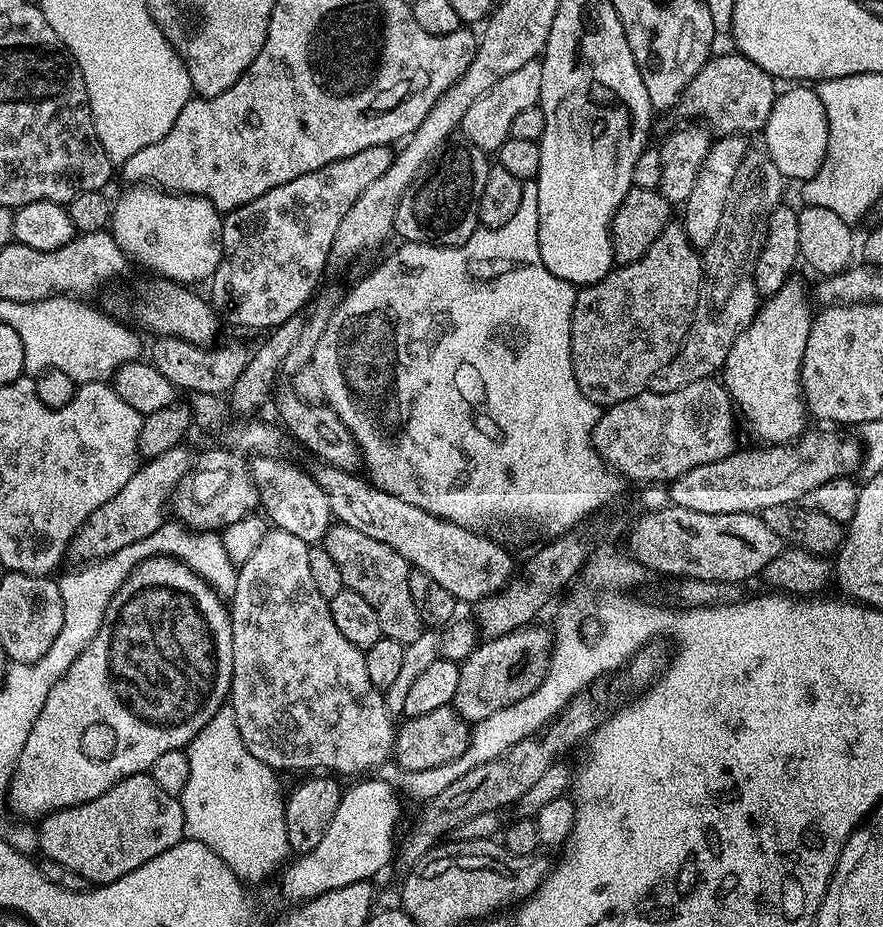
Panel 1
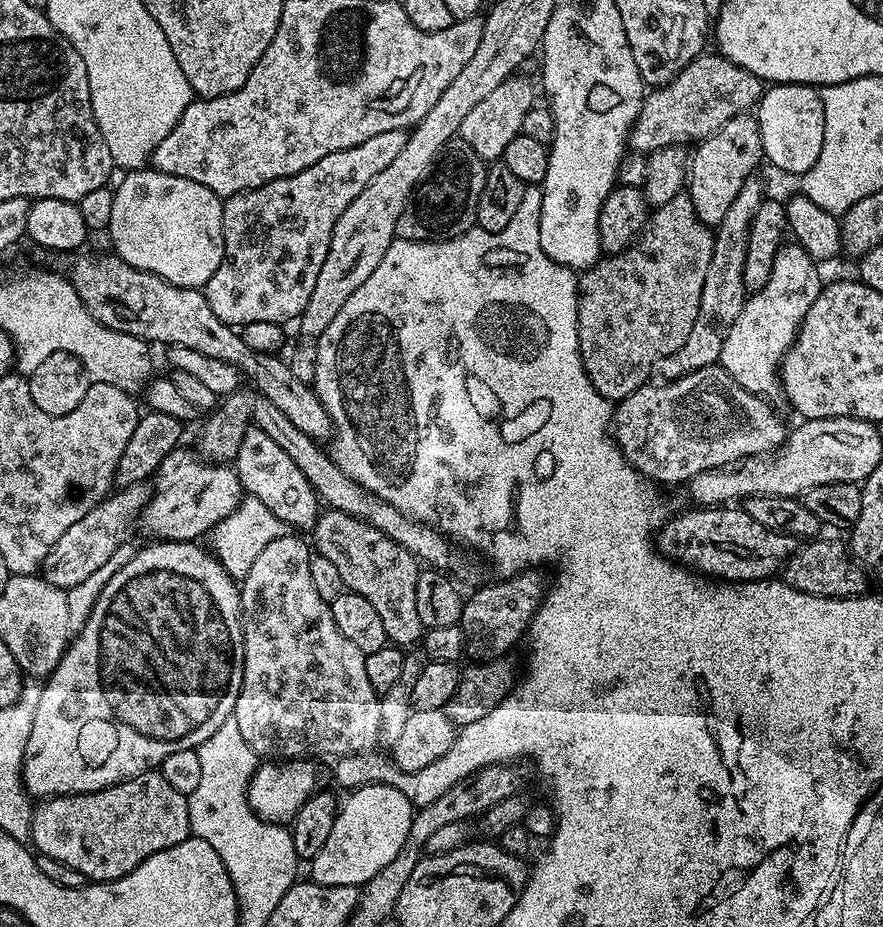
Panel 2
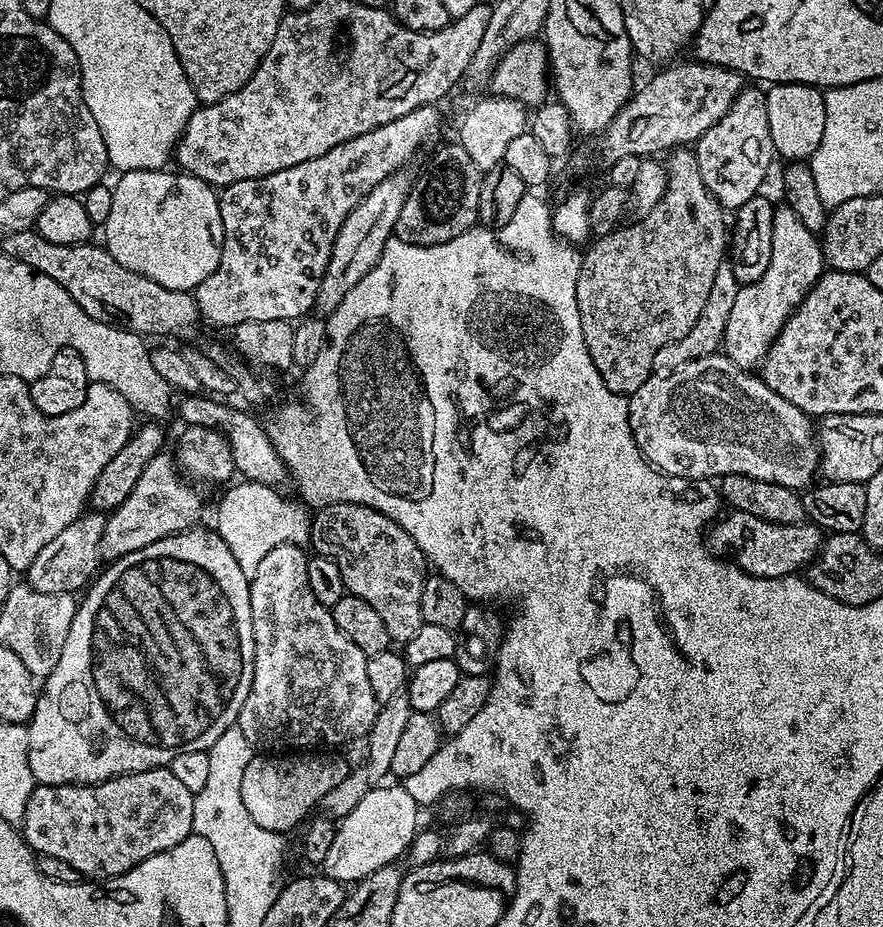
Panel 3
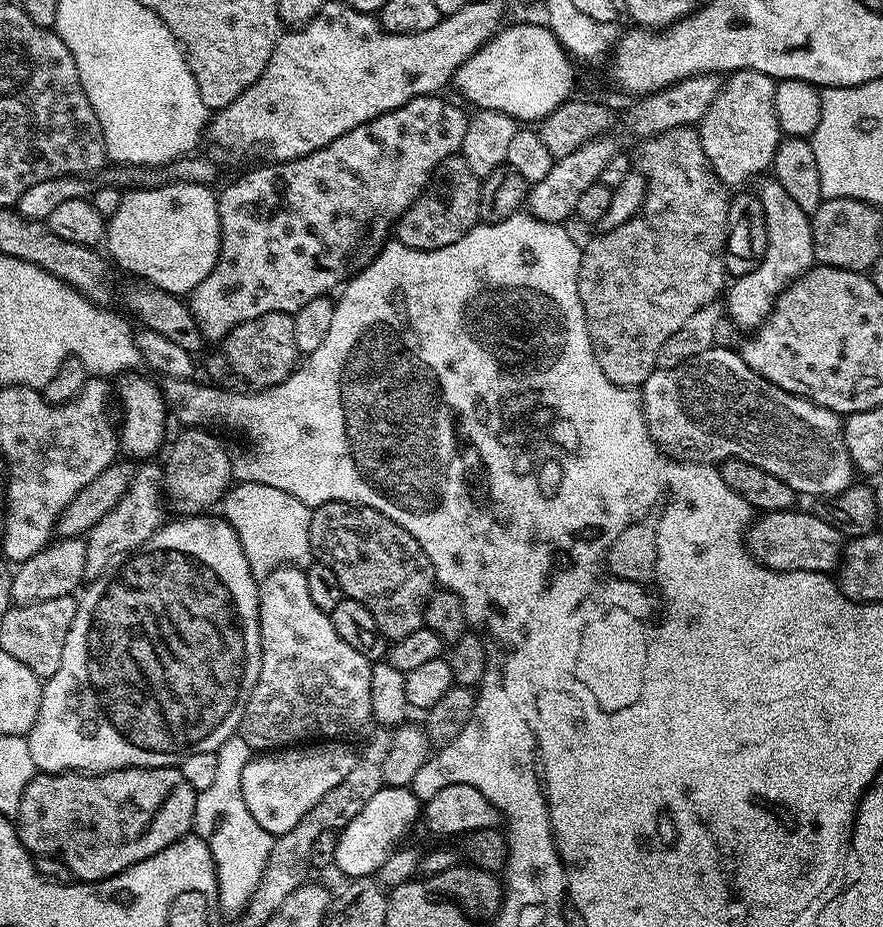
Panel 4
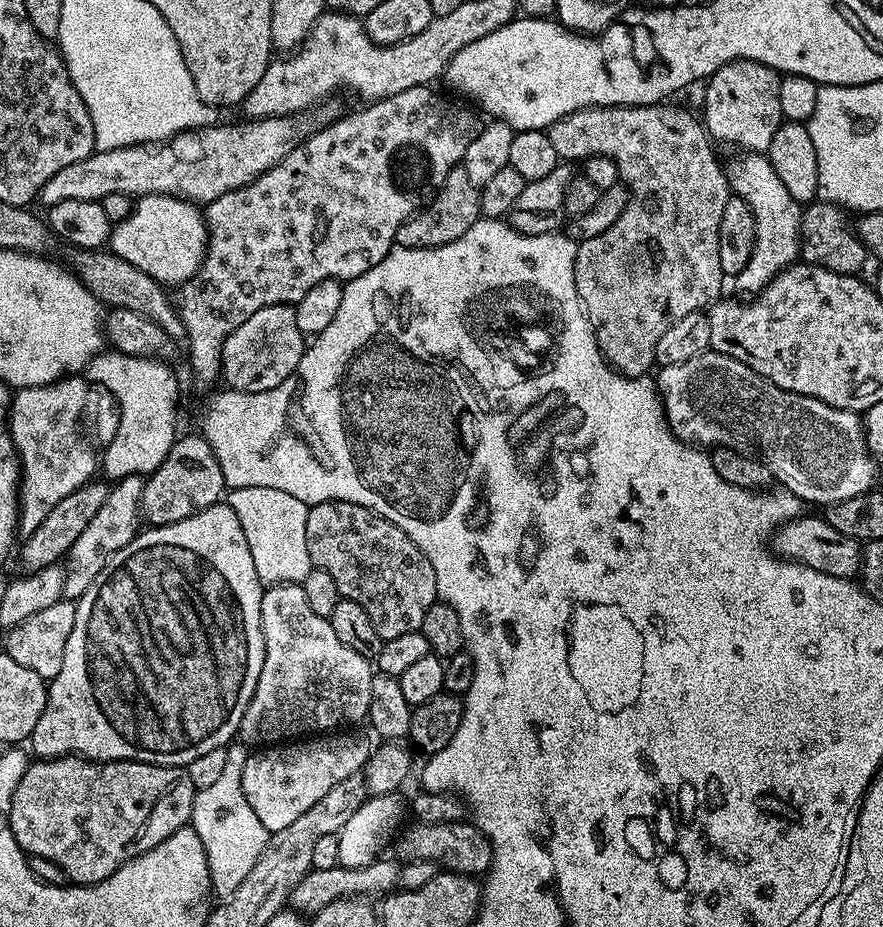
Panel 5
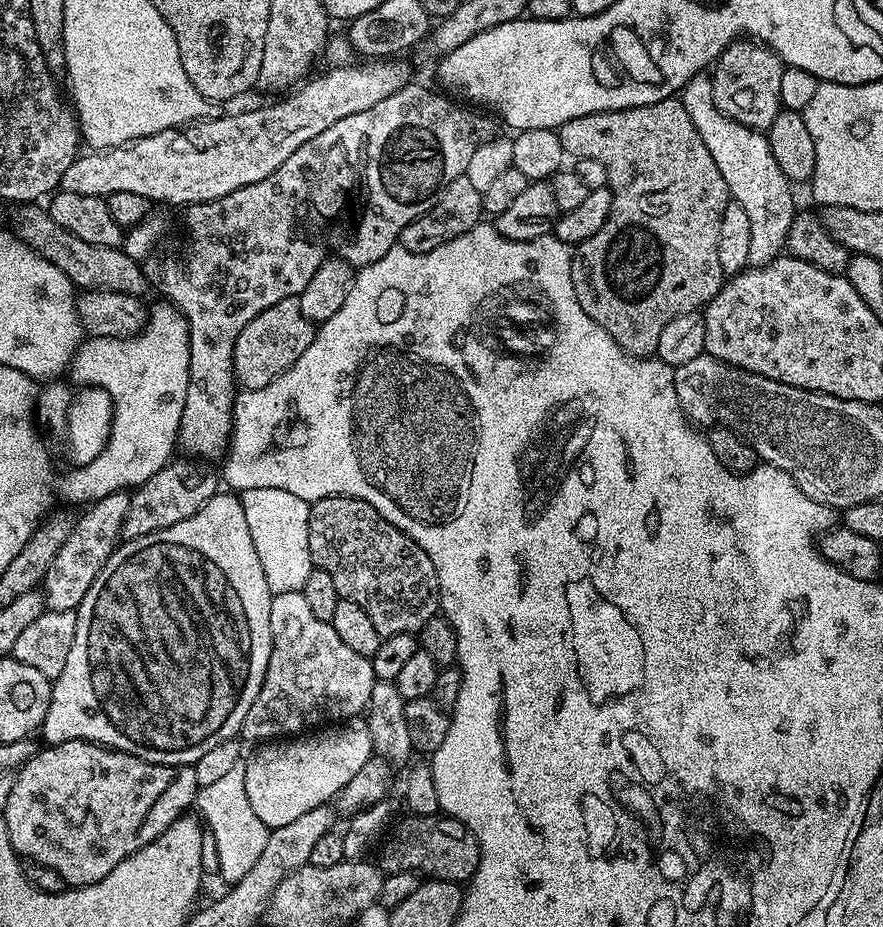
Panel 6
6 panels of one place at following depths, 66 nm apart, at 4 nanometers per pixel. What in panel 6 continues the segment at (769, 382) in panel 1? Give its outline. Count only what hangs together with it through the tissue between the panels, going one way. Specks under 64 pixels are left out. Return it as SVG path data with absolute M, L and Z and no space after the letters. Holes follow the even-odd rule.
M707 75L694 77L682 90L682 99L690 122L694 122L698 134L702 134L702 142L706 142L706 150L710 150L710 158L718 162L718 170L726 178L729 197L746 210L750 221L749 265L757 268L769 264L785 251L786 234L790 234L790 222L794 222L798 205L792 197L793 185L778 166L767 135L726 118L714 106L712 81Z

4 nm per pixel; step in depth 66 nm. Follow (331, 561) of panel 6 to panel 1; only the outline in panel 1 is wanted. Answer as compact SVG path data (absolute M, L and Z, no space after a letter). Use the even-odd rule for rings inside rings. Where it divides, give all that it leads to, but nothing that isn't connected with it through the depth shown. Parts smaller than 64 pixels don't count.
M333 523L322 541L322 547L334 558L338 571L342 573L345 588L354 590L374 606L374 614L378 614L378 622L382 625L385 636L394 642L405 645L414 642L418 634L425 631L426 625L420 620L418 610L414 606L414 598L410 598L410 582L408 573L410 565L406 558L365 534L354 530L353 526Z

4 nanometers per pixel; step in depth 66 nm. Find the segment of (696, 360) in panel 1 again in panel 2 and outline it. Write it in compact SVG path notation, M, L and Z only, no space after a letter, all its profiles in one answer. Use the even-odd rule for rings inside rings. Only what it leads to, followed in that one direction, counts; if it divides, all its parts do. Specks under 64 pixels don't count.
M753 178L744 183L738 198L734 198L730 210L726 210L726 218L722 218L722 222L715 225L714 254L710 254L710 270L706 270L706 286L702 286L698 318L694 318L694 327L690 329L686 342L682 342L682 346L678 346L674 354L663 356L657 362L654 372L661 381L677 380L694 370L702 370L706 366L716 364L722 354L722 342L726 342L726 334L730 334L730 326L734 326L734 318L742 314L742 306L746 299L742 266L746 262L750 222L758 210L760 201L766 196L758 180Z

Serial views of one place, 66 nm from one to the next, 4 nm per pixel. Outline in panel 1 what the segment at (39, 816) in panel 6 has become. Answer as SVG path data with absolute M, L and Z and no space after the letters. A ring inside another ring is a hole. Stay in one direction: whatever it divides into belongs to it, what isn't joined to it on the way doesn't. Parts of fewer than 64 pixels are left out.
M140 772L137 776L131 776L120 780L106 794L94 798L85 804L63 808L52 812L39 821L40 852L47 859L66 866L66 870L74 870L74 874L82 874L82 878L88 880L89 885L99 886L109 884L150 862L150 858L158 858L170 846L185 839L184 831L184 805L177 797L166 794L158 782L148 772Z

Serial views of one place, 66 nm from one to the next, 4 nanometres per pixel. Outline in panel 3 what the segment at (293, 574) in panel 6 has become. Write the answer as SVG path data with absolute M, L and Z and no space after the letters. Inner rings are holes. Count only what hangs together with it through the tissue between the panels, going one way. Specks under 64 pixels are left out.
M247 480L233 483L218 504L214 530L230 547L242 574L252 580L262 558L275 546L298 545L303 547L311 541L311 515L301 503L290 501L278 494L275 487Z

